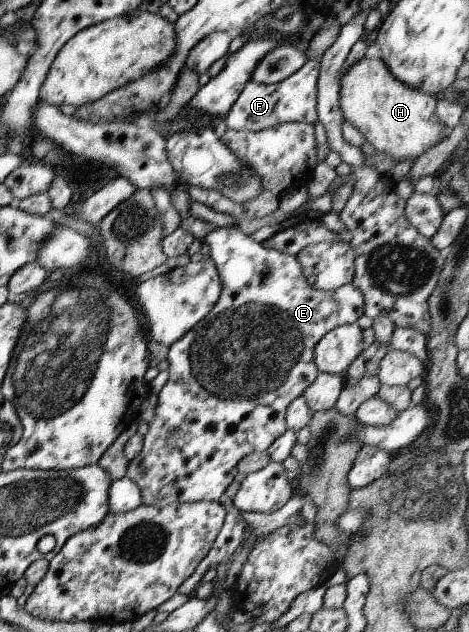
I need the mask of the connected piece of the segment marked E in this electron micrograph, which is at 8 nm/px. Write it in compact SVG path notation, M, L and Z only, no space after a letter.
M216 226L214 230L210 230L206 234L206 238L202 241L208 246L208 254L212 259L218 278L220 279L220 292L216 304L212 306L212 310L202 319L197 322L182 338L179 338L176 342L173 342L168 347L166 360L168 361L168 378L160 391L157 394L156 408L154 408L154 418L152 422L148 424L148 431L143 436L142 448L139 454L128 461L126 466L125 477L128 480L132 480L140 491L142 504L146 506L162 507L168 504L182 504L198 501L214 501L220 502L226 510L222 526L218 531L218 534L212 541L210 550L206 553L206 556L200 560L200 564L196 566L194 572L182 581L182 584L178 586L177 593L182 595L188 595L197 586L202 575L212 566L212 564L220 564L220 562L231 561L236 555L236 548L240 546L240 542L244 539L244 528L246 522L242 520L240 516L240 510L238 510L231 502L231 500L224 495L224 492L228 485L232 482L232 478L236 476L236 465L241 458L244 458L251 452L265 451L272 442L276 440L285 431L285 410L291 400L294 400L297 396L302 395L302 392L314 382L318 369L312 362L313 348L316 343L324 334L330 329L336 328L340 325L346 325L355 323L363 314L363 296L360 290L356 286L352 286L352 282L339 286L331 291L323 291L312 288L310 284L306 284L302 272L300 272L300 266L296 262L294 256L289 254L282 254L278 250L267 249L259 242L255 242L249 235L242 233L236 226Z

